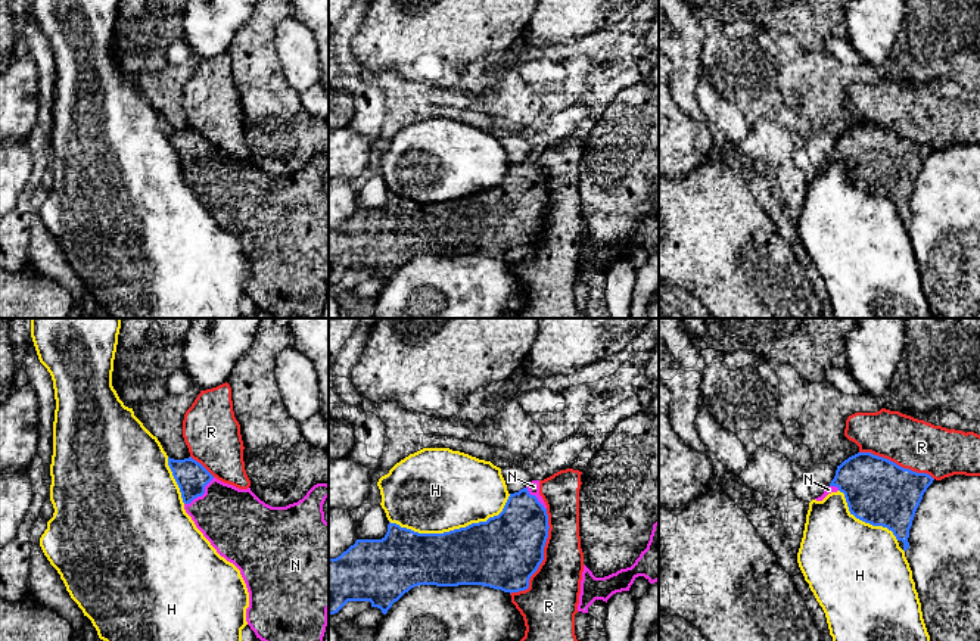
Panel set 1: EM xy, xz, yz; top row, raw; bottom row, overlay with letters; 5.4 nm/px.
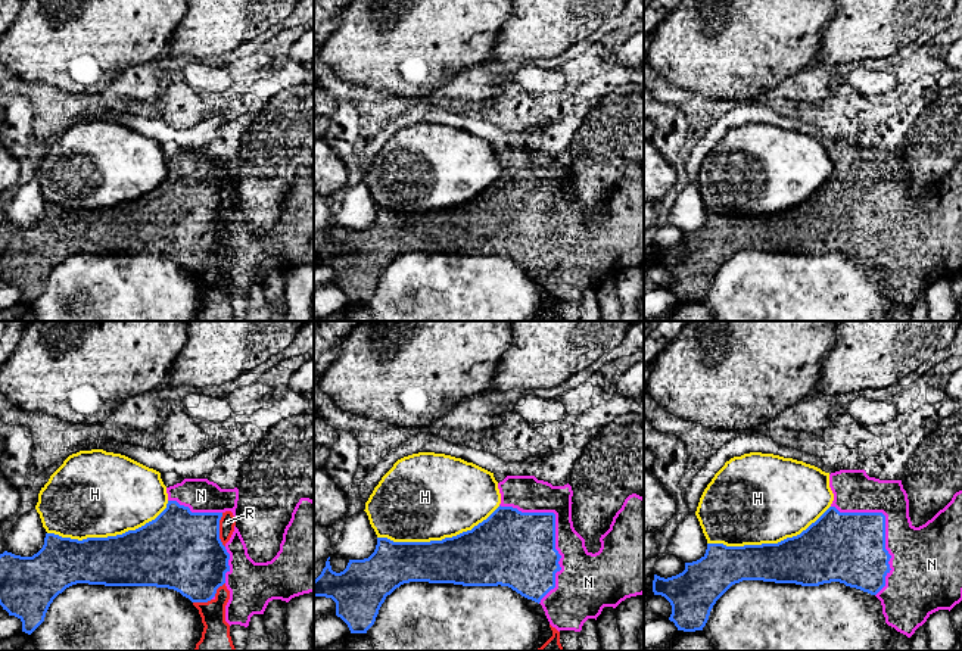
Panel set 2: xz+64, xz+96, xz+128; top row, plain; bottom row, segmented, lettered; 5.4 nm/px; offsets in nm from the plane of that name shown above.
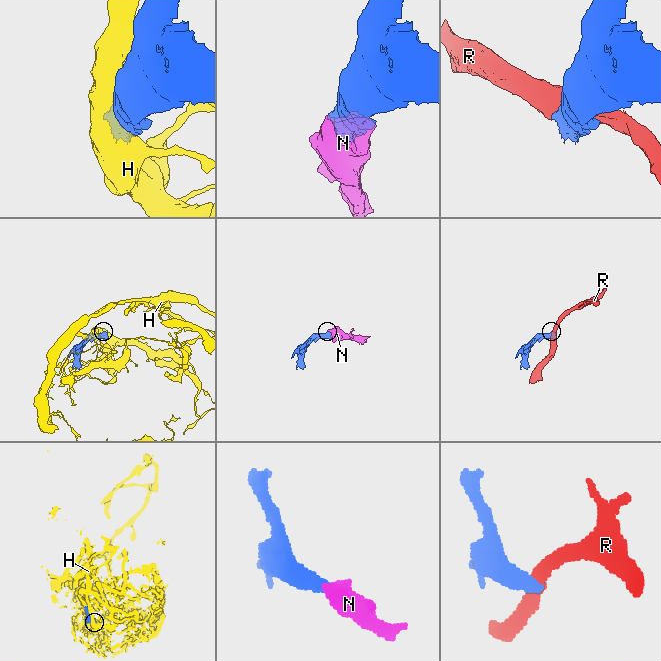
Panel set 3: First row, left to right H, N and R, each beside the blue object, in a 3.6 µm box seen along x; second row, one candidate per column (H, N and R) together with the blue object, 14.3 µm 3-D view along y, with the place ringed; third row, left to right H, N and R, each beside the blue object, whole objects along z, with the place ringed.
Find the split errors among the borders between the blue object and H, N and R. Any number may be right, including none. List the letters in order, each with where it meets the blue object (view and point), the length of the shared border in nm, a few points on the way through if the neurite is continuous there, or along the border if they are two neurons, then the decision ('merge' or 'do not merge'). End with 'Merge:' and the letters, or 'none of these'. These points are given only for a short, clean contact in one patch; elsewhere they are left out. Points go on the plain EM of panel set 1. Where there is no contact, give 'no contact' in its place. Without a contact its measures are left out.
H: meets blue in xz at (454, 199); contact 700 nm long; do not merge
N: meets blue in xy at (201, 165); contact 220 nm long; merge
R: meets blue in xz at (543, 227); contact 500 nm long; do not merge
Merge: N

